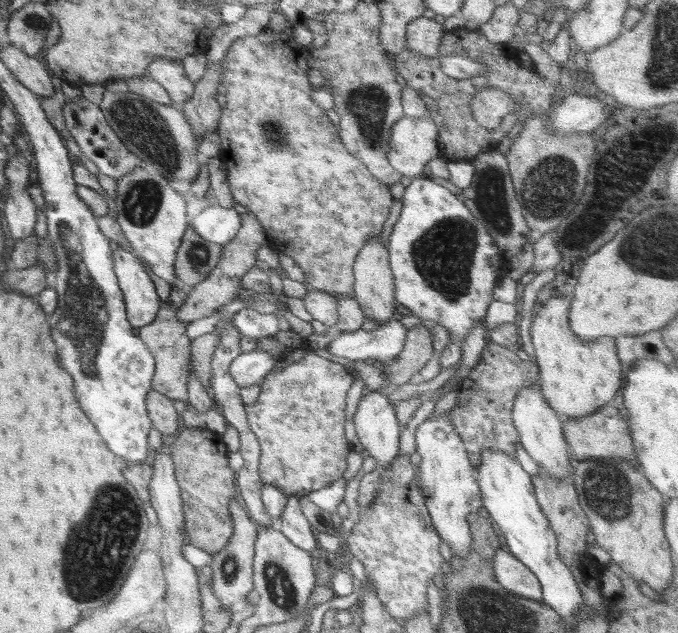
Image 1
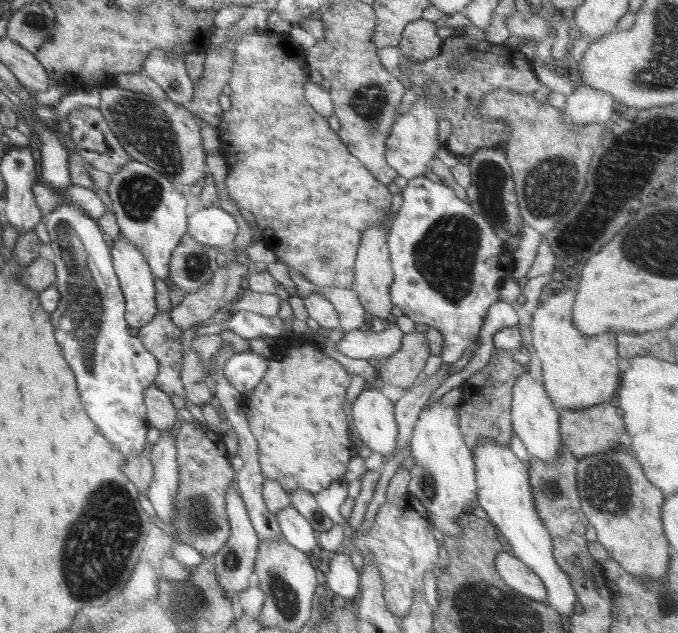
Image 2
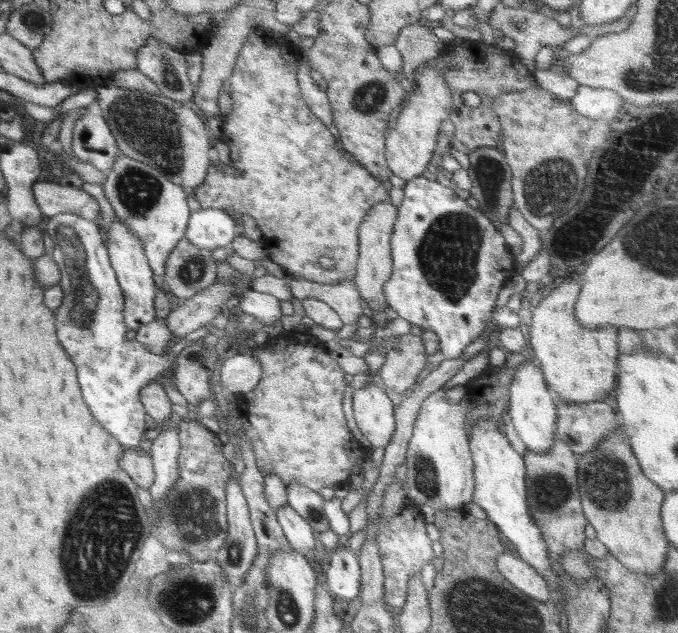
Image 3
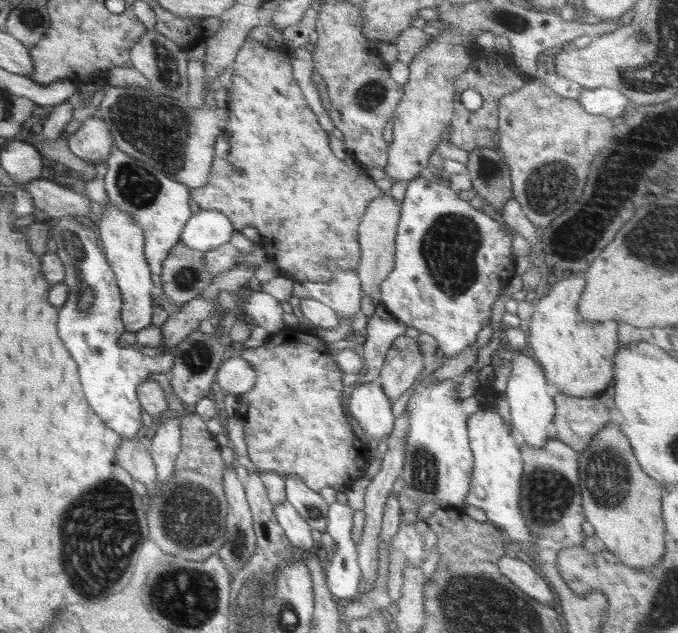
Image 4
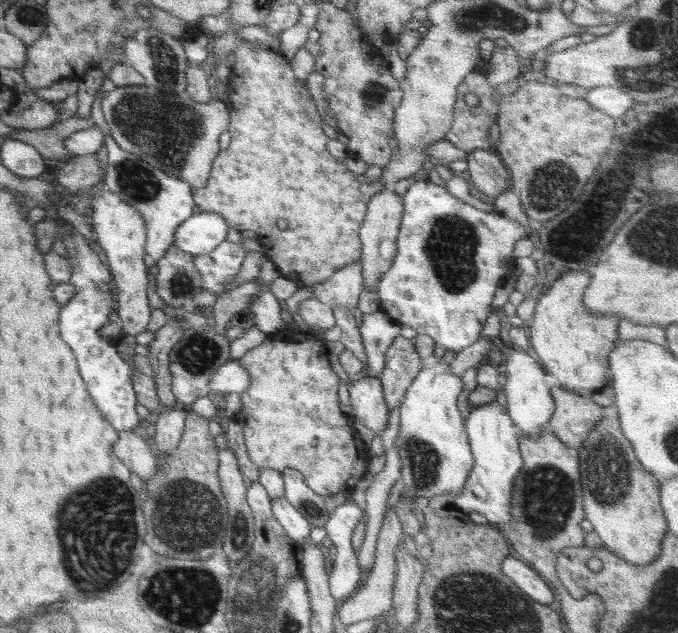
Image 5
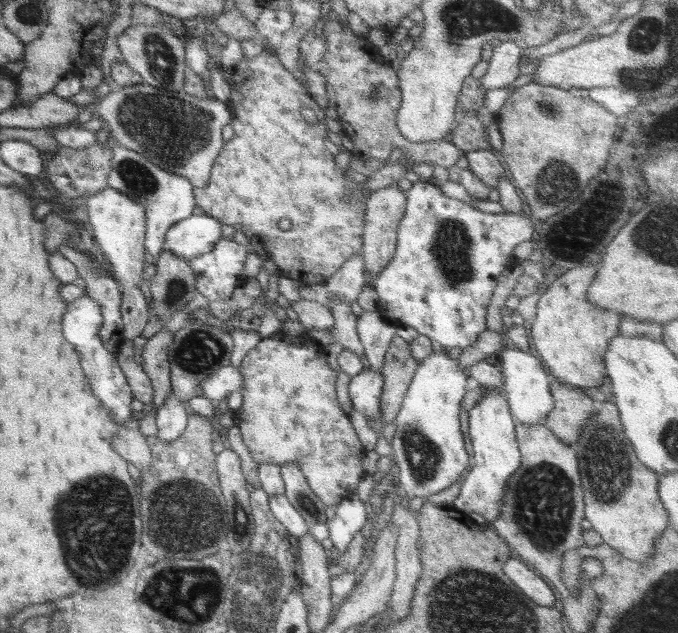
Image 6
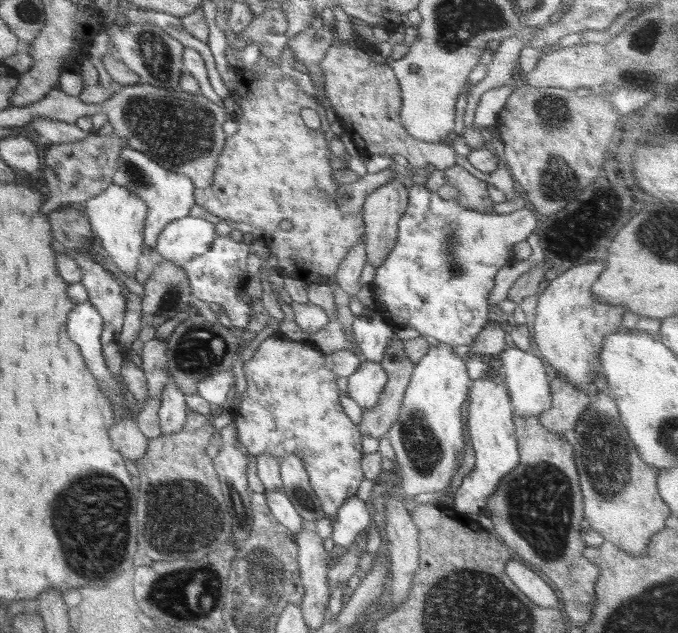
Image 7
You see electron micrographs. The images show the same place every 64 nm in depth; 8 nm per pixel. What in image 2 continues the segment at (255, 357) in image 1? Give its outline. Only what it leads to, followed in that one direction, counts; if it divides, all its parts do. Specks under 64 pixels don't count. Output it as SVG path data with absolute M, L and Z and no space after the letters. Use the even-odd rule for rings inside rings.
M251 350L236 353L224 366L224 377L244 394L251 392L268 372L268 358Z

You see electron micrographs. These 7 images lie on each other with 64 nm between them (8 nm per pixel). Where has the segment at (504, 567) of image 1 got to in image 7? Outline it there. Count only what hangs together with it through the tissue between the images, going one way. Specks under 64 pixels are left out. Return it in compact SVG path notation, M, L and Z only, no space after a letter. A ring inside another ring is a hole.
M510 560L506 563L505 573L534 604L542 608L558 606L559 600L554 590L525 563Z

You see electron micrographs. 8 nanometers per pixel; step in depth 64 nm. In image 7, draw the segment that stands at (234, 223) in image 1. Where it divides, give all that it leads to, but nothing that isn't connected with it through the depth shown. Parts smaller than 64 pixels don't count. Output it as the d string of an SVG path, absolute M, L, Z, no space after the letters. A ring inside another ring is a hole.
M190 215L169 222L158 235L155 252L182 267L192 258L206 254L218 238L210 219Z

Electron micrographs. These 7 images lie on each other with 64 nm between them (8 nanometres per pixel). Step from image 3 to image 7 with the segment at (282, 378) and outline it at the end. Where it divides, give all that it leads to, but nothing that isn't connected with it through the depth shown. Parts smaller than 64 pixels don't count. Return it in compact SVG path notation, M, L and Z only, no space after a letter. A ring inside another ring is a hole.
M276 336L264 340L252 359L244 363L242 370L248 383L240 395L234 414L239 444L245 446L253 457L263 452L275 456L278 460L286 455L299 456L304 461L311 487L320 499L325 517L335 522L338 509L346 500L356 496L363 480L363 454L359 428L350 421L340 405L338 377L332 373L328 356L300 341Z

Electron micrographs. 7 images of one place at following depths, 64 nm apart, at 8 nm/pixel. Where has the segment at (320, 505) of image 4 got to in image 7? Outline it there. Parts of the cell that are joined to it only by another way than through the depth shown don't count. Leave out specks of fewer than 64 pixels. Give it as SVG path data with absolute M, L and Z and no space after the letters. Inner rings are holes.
M286 455L281 458L279 465L282 488L303 521L313 524L326 518L320 499L311 487L304 461L299 456Z

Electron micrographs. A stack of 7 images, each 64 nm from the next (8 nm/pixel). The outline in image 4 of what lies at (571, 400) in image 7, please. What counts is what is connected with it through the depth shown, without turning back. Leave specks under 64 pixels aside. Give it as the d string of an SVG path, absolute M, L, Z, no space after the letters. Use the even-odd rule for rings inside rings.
M553 391L556 405L552 421L553 437L582 452L592 437L610 421L609 407L598 398L578 398Z

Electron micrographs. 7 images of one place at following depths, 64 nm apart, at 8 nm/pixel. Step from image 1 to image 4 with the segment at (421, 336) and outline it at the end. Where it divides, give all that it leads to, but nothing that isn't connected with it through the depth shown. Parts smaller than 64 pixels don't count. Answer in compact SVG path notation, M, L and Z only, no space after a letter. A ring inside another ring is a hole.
M404 334L392 343L378 379L384 394L390 400L396 401L414 385L424 369L423 358L417 339L414 337Z

